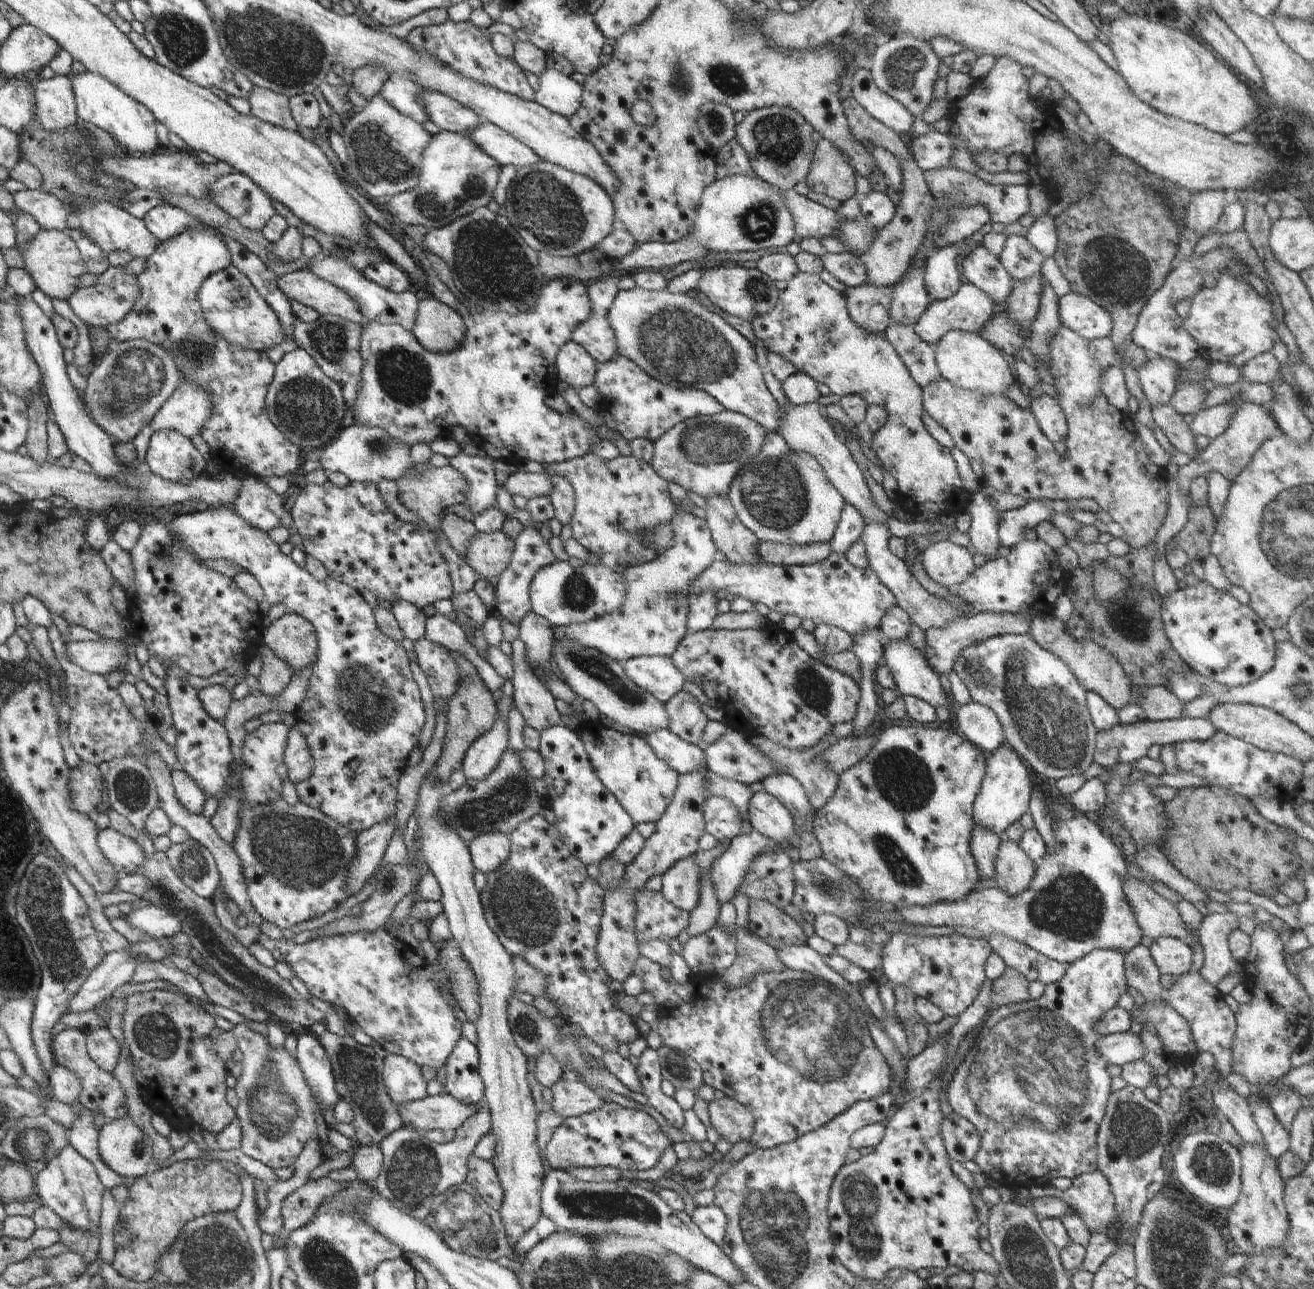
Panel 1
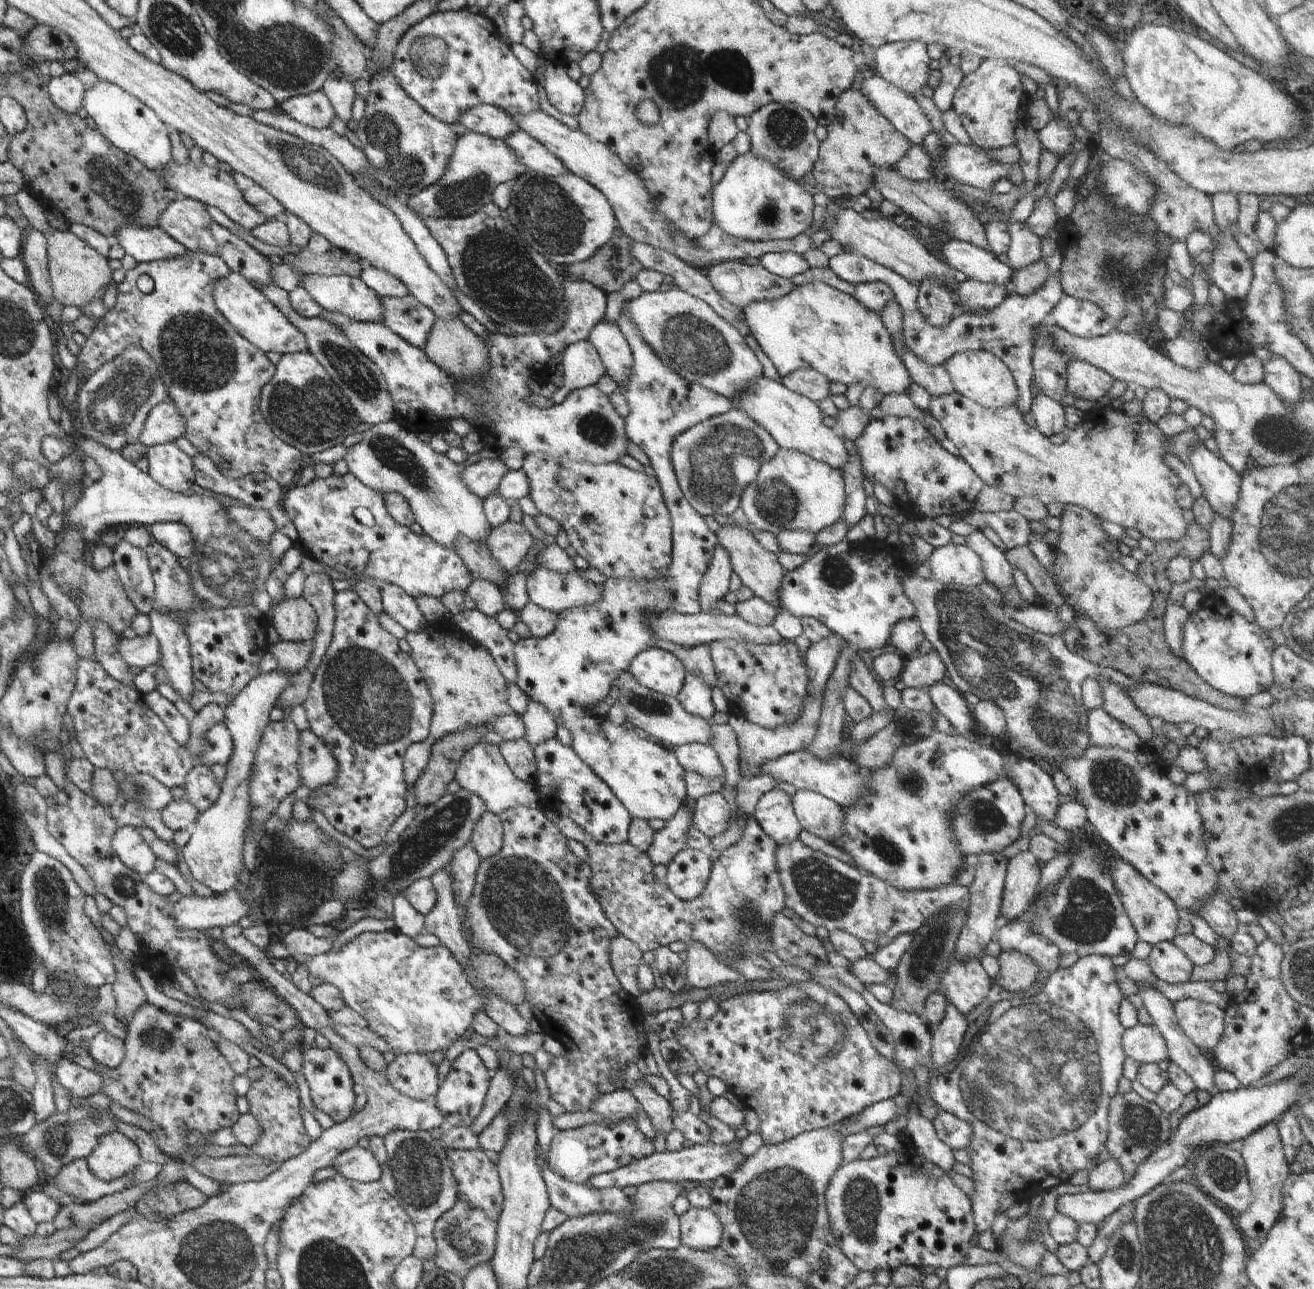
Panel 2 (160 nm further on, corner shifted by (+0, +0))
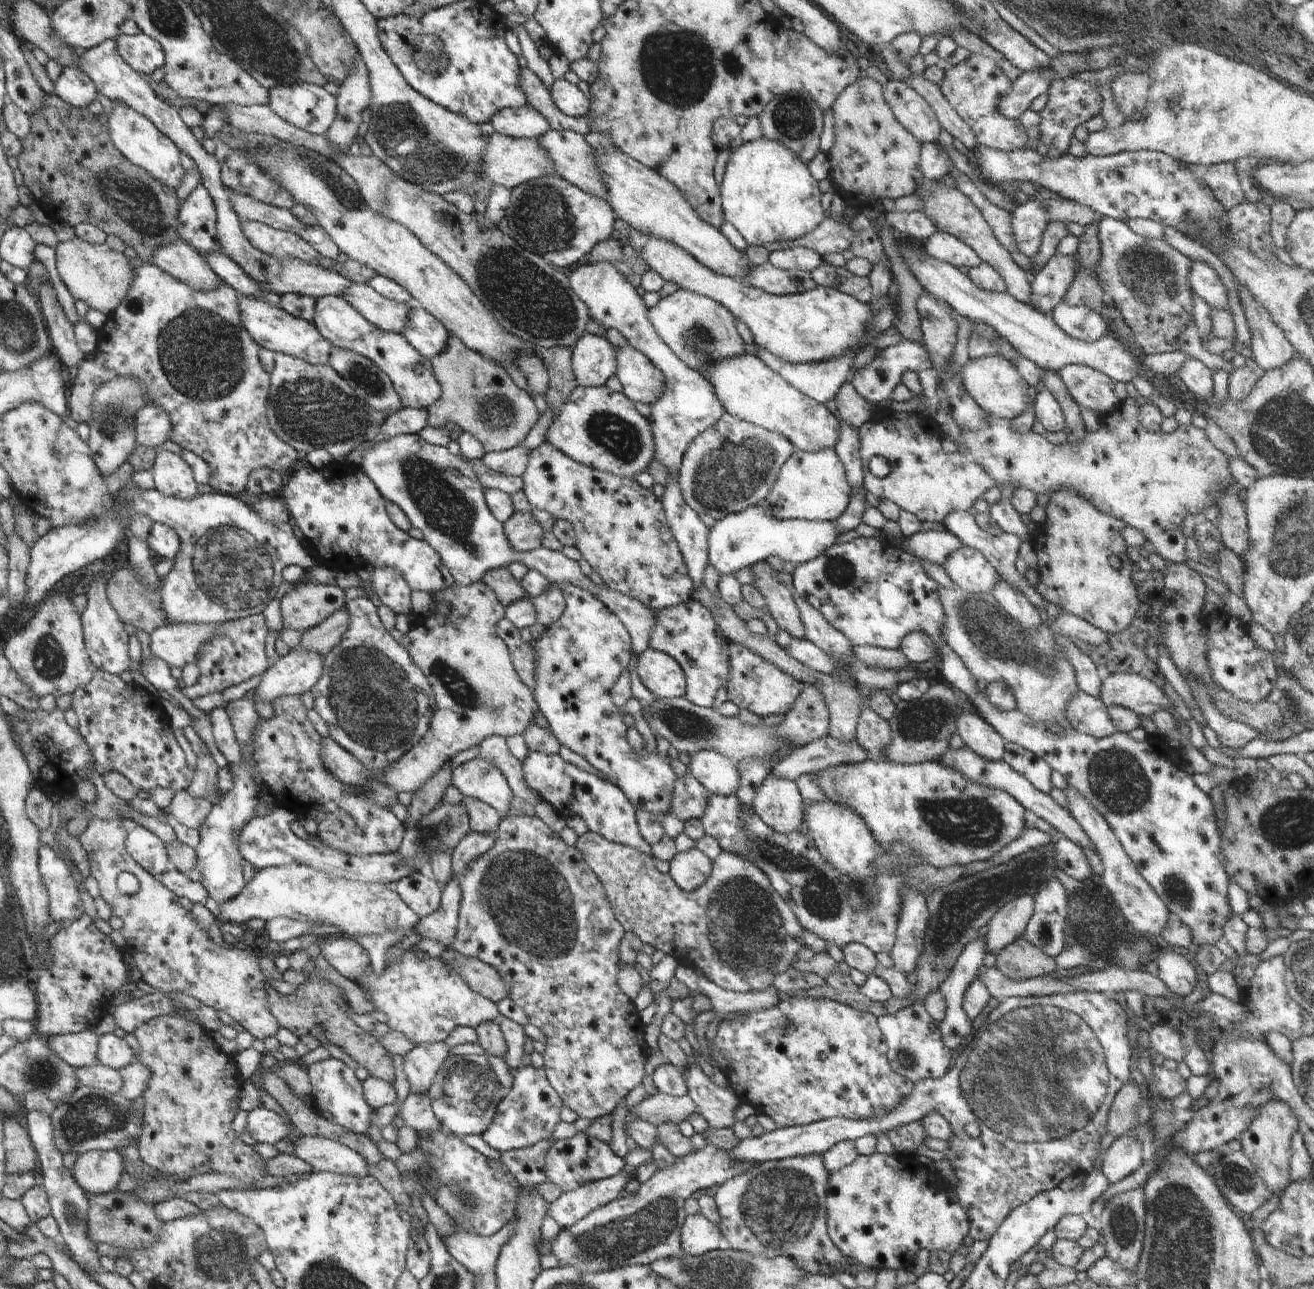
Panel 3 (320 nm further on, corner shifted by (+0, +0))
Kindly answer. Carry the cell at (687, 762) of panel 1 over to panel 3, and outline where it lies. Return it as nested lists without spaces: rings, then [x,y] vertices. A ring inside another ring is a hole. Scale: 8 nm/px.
[[[700,750],[690,755],[690,773],[711,794],[731,796],[738,790],[740,776],[728,758],[713,751]]]

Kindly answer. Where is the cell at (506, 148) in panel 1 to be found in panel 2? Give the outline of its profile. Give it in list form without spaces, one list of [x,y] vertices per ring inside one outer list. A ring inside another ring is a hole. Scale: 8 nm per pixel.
[[[518,129],[506,140],[506,144],[517,154],[526,168],[536,170],[546,176],[559,177],[569,172],[566,165],[545,144]]]

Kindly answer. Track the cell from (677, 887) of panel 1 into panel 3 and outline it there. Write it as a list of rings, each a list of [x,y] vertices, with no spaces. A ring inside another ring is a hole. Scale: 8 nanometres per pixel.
[[[696,848],[677,852],[670,862],[669,876],[684,892],[692,892],[706,883],[711,874],[713,861]]]

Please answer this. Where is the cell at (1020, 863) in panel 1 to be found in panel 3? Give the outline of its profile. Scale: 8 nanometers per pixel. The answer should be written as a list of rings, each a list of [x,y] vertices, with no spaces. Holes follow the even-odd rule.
[[[1029,895],[1010,900],[1000,908],[986,927],[989,953],[996,955],[1021,937],[1033,915],[1034,897]]]

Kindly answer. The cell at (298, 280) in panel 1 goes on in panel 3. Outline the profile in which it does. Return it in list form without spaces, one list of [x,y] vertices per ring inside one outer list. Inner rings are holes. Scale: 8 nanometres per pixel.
[[[351,281],[344,293],[340,294],[354,310],[360,312],[362,318],[366,318],[370,324],[384,331],[391,331],[402,335],[408,324],[410,307],[408,304],[398,303],[383,298],[368,284]]]

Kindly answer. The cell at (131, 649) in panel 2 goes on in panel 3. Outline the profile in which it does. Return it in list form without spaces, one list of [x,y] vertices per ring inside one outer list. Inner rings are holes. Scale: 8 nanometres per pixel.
[[[171,624],[165,625],[150,632],[150,652],[152,656],[164,660],[168,666],[184,668],[188,664],[196,661],[198,648],[208,642],[214,636],[214,630],[218,624]]]

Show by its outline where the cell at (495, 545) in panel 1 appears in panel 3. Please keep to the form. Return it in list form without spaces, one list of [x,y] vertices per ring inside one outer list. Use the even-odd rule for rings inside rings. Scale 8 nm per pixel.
[[[530,511],[515,512],[501,525],[504,526],[504,534],[510,546],[516,552],[528,552],[541,548],[540,542],[544,531]]]

